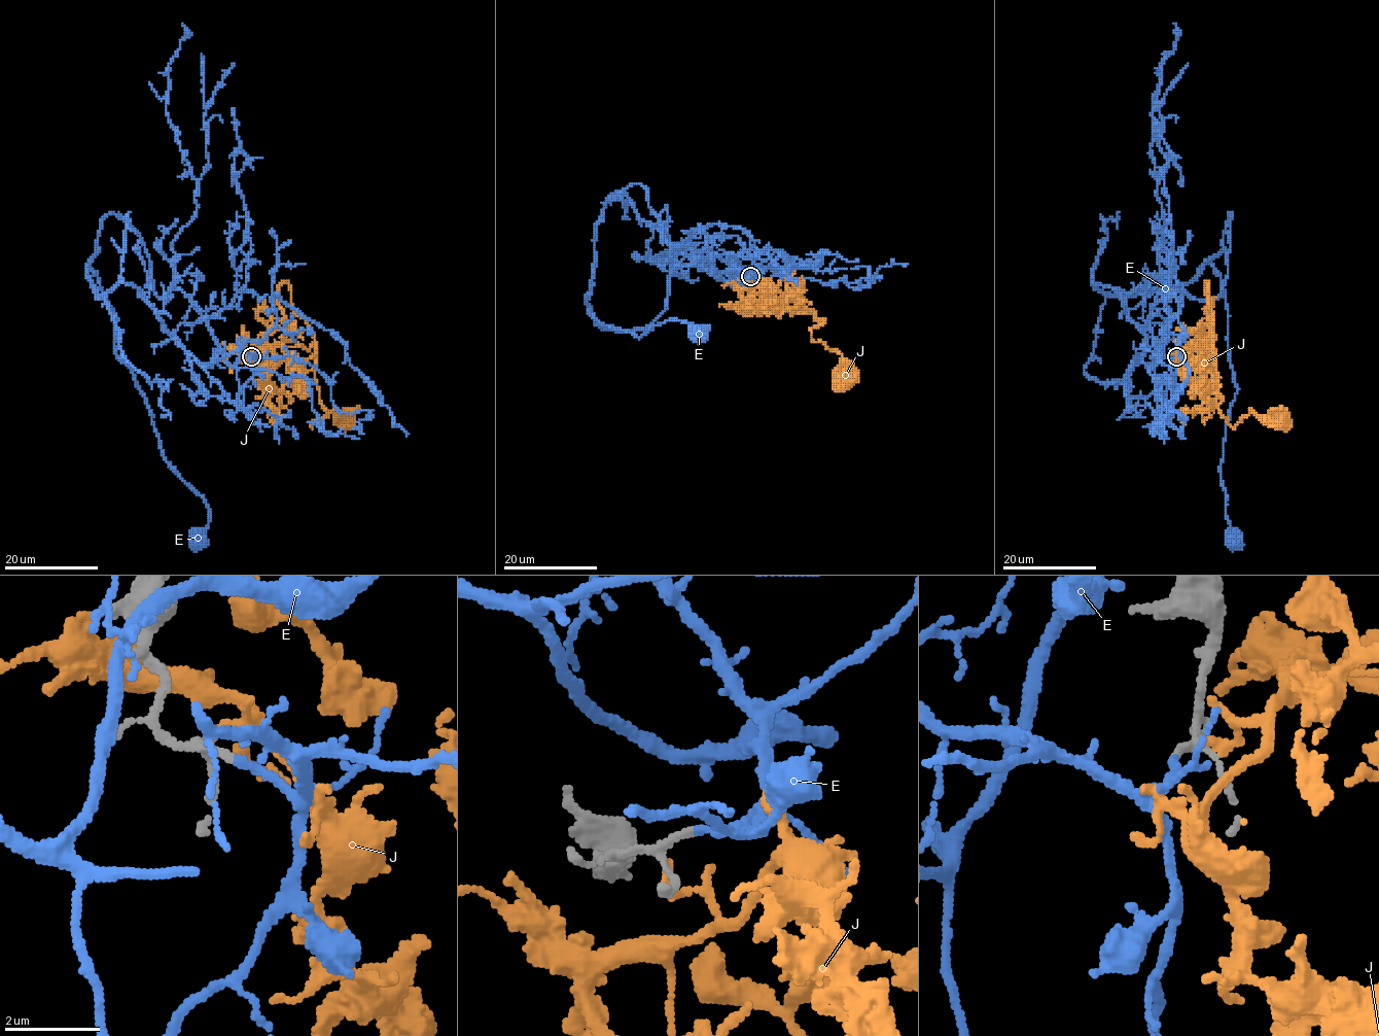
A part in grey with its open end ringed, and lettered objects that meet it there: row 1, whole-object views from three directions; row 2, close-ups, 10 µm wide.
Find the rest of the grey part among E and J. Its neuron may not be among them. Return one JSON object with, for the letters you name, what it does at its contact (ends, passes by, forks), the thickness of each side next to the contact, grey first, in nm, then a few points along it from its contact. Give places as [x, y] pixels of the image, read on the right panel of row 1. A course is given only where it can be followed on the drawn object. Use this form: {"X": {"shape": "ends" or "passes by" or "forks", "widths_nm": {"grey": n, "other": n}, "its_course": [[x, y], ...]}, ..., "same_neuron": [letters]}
{"E": {"shape": "ends", "widths_nm": {"grey": 130, "other": 170}, "its_course": [[1176, 356], [1133, 363], [1145, 334], [1095, 282], [1220, 277], [1234, 543]]}, "same_neuron": ["E"]}

